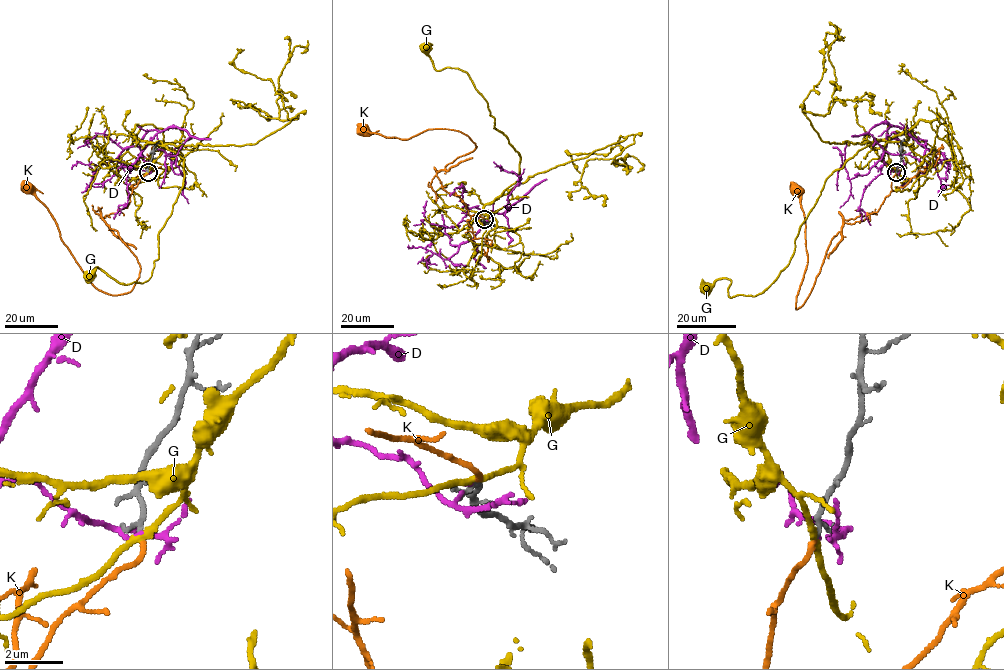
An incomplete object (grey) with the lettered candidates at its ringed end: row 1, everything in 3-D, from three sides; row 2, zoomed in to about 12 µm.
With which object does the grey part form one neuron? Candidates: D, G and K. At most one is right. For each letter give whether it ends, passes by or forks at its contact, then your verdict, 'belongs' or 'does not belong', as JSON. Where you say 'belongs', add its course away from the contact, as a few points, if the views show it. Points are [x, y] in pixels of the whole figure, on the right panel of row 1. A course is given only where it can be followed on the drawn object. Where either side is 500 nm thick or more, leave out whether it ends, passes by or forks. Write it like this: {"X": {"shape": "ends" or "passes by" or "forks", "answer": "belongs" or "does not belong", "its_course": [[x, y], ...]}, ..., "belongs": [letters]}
{"D": {"shape": "ends", "answer": "does not belong"}, "G": {"shape": "passes by", "answer": "does not belong"}, "K": {"shape": "ends", "answer": "belongs", "its_course": [[896, 173], [880, 208], [845, 223], [832, 239], [798, 309], [807, 256], [797, 191]]}, "belongs": ["K"]}

